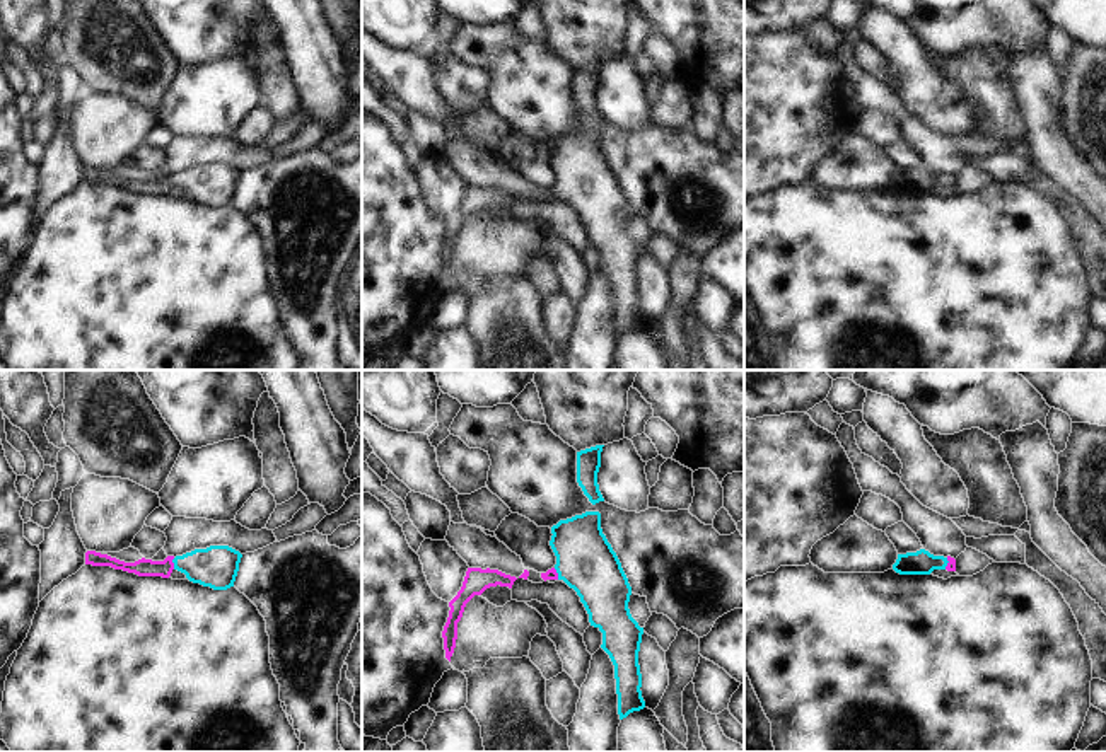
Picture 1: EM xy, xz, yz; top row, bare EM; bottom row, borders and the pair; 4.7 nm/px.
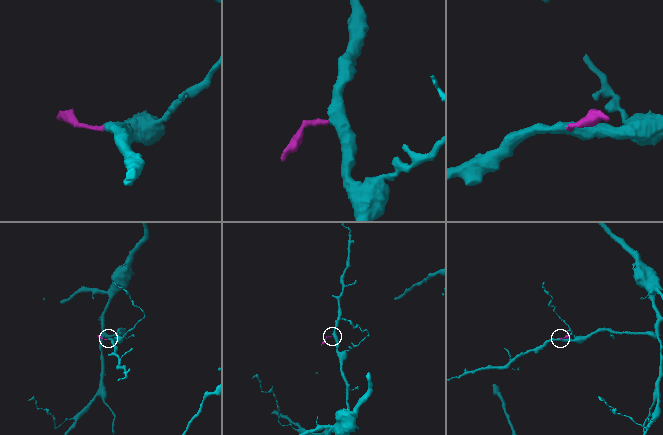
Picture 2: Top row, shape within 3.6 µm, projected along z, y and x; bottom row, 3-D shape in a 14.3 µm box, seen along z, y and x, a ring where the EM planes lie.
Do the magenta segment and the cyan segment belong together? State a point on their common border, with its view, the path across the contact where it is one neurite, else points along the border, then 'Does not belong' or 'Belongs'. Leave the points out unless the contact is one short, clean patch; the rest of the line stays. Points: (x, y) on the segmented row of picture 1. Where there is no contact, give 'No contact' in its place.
Touches magenta at xy (173, 563). Path across: xy (144, 566), (173, 563), (215, 566). Belongs

